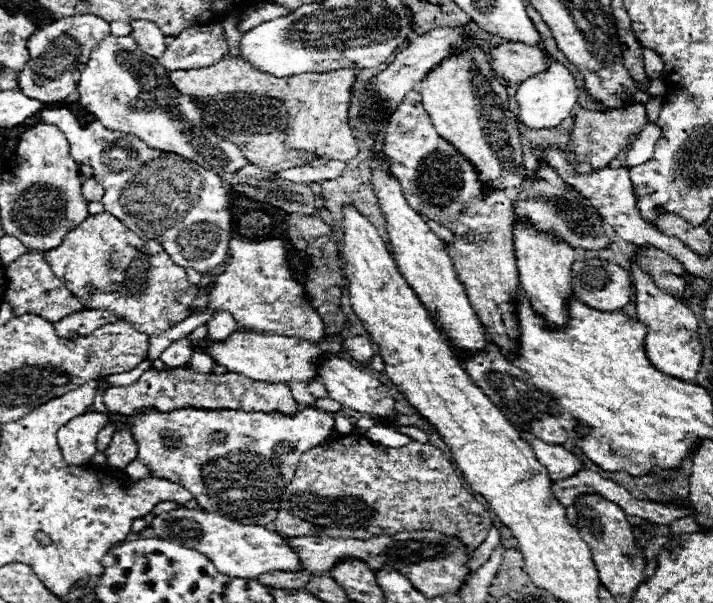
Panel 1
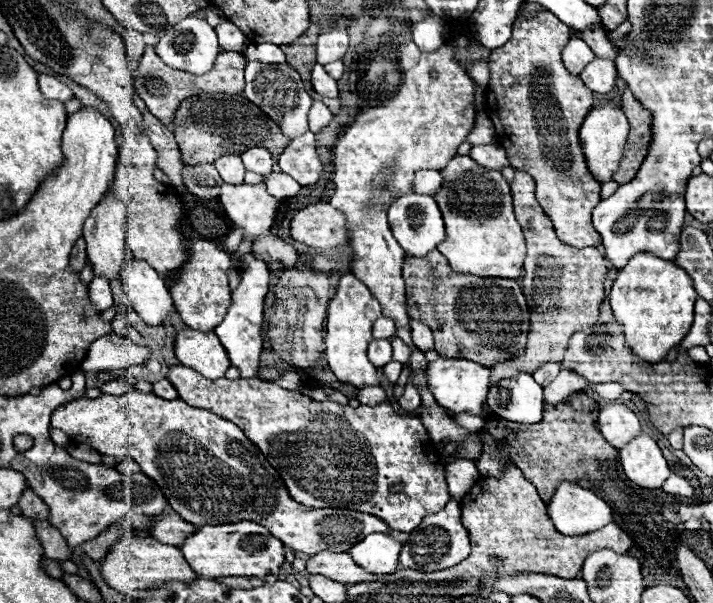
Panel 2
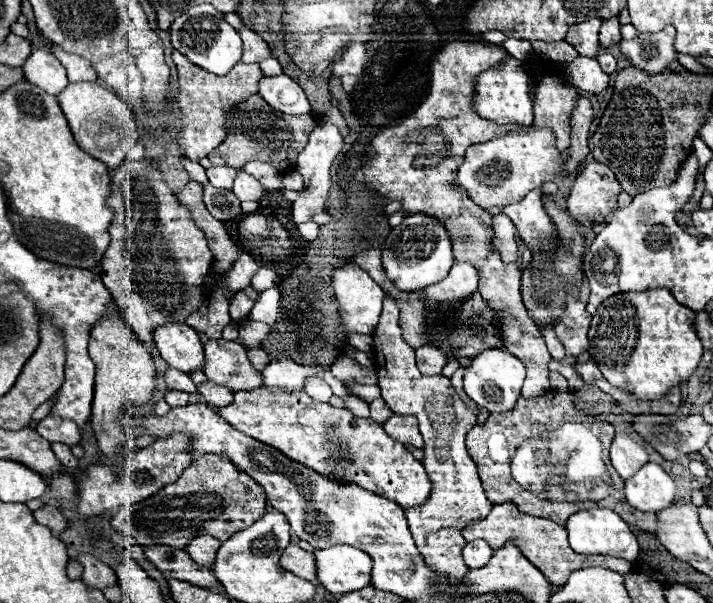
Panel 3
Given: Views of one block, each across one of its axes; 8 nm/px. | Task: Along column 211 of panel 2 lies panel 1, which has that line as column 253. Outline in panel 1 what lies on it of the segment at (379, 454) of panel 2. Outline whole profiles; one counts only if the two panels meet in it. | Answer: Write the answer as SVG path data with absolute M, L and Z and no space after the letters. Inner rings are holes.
M166 368L166 370L146 370L138 382L130 386L112 386L104 392L104 404L112 412L134 414L148 406L170 412L176 408L232 408L246 412L272 412L280 410L284 414L294 414L298 402L292 398L288 384L284 382L262 382L252 380L236 372L226 374L198 374L194 368Z

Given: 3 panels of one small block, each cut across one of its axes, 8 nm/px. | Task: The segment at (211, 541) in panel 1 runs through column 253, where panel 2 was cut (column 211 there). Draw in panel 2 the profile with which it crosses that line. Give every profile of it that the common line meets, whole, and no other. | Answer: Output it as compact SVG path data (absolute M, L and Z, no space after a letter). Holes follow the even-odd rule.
M250 520L220 526L200 526L180 546L186 562L196 574L206 578L222 576L256 576L266 582L276 582L280 566L284 562L284 544L270 536L270 532Z

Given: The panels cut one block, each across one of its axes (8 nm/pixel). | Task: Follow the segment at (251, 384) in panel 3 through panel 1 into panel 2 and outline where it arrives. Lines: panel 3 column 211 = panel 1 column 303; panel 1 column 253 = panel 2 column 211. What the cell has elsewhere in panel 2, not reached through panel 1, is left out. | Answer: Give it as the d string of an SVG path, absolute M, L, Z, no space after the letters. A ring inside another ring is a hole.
M192 328L180 330L174 338L174 352L184 366L194 368L210 380L222 378L230 368L228 354L214 332L200 332Z

